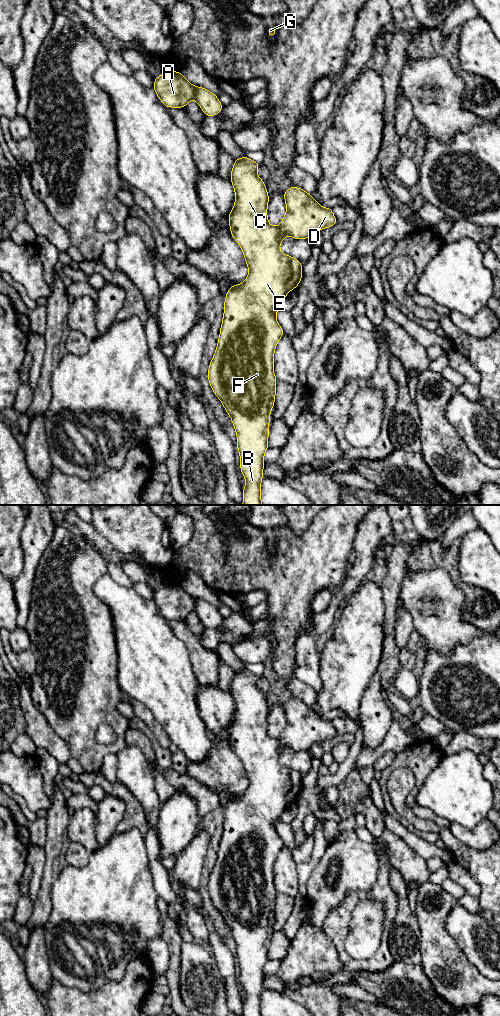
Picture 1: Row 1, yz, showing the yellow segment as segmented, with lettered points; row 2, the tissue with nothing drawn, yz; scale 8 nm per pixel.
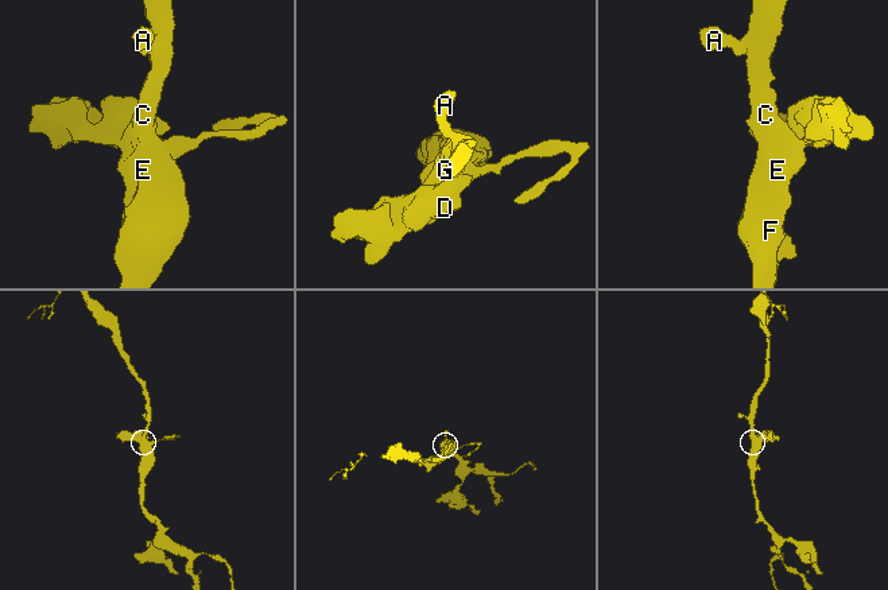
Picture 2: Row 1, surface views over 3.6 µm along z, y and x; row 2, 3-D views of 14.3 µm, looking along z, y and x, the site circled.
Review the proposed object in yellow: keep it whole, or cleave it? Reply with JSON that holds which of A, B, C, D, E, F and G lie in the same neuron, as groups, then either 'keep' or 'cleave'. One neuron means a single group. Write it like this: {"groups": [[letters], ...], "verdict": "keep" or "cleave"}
{"groups": [["A", "B", "C", "D", "E", "F", "G"]], "verdict": "keep"}

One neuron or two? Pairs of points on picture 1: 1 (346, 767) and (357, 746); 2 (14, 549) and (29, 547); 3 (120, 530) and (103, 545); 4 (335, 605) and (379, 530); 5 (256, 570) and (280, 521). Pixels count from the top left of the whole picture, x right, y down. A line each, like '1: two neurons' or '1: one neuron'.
1: one neuron
2: two neurons
3: two neurons
4: one neuron
5: two neurons

